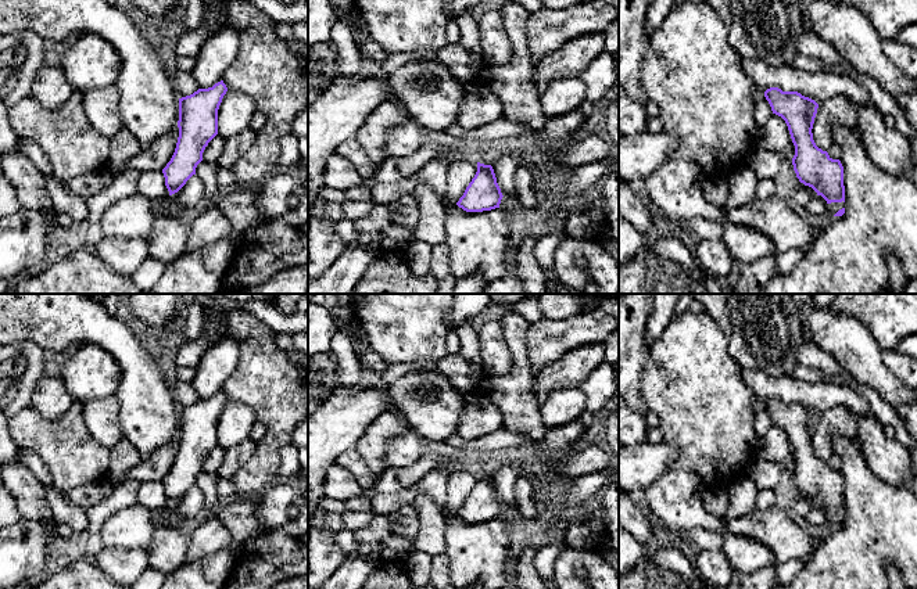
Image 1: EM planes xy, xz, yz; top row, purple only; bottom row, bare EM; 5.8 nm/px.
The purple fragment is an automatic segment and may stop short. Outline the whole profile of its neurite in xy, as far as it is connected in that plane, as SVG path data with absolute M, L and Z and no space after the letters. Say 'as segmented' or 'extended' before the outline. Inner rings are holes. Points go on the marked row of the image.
as segmented; M223 80L179 98L179 137L175 152L162 169L169 195L196 175L208 143L218 134L218 109L228 87Z

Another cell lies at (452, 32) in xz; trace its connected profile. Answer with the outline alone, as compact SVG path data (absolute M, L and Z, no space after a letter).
M448 19L445 25L445 36L448 43L459 43L461 29L455 19Z

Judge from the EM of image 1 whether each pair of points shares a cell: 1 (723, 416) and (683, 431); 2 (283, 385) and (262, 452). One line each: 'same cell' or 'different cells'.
1: same cell
2: same cell

